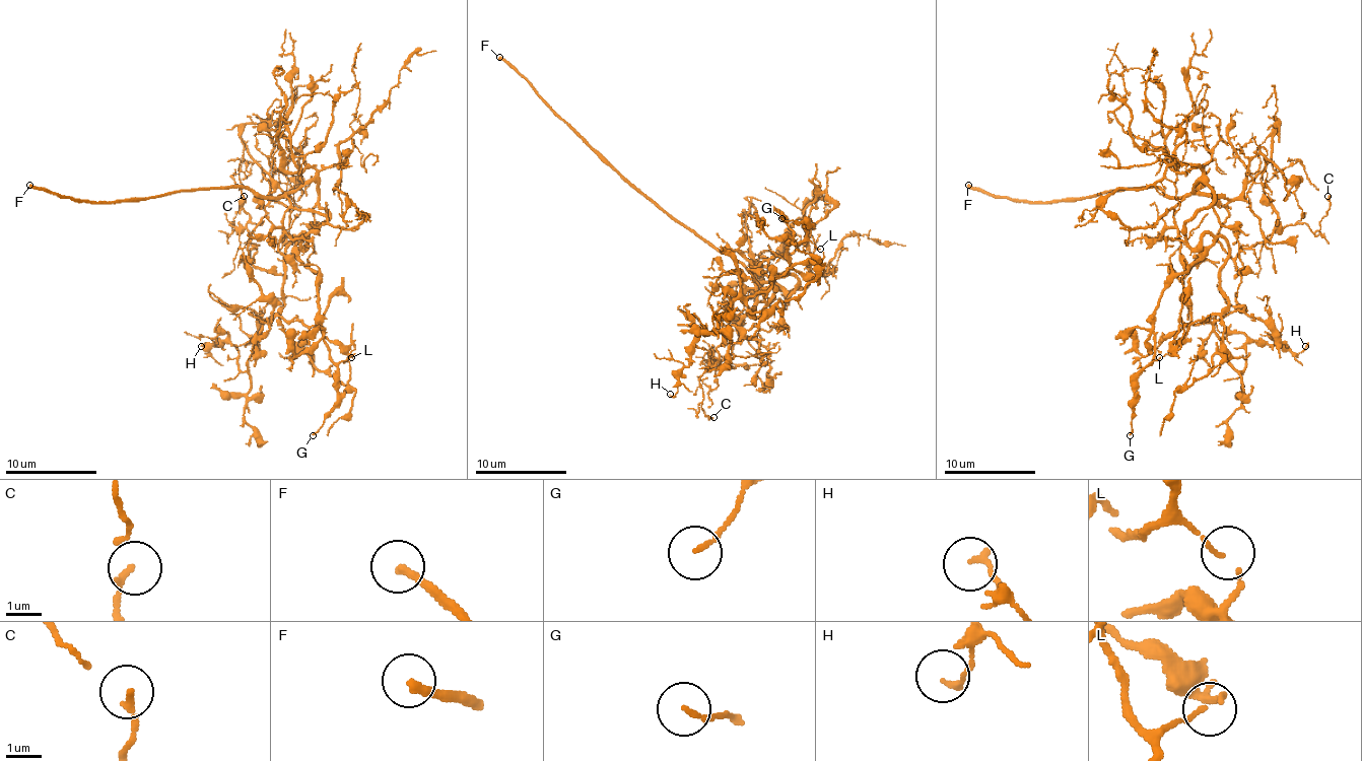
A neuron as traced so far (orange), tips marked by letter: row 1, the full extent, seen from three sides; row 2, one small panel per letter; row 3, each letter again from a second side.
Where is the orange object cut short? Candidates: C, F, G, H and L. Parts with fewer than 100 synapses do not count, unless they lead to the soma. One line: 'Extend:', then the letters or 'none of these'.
Extend: F

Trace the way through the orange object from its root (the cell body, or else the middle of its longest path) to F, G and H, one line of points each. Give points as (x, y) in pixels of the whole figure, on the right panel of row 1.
F: (1175, 221), (1173, 209), (1184, 198), (1170, 198), (1157, 187), (1025, 203), (995, 198), (968, 185)
G: (1175, 221), (1170, 239), (1184, 239), (1198, 260), (1161, 293), (1155, 360), (1137, 381), (1130, 435)
H: (1175, 221), (1170, 239), (1227, 244), (1227, 305), (1209, 321), (1236, 371), (1250, 342), (1305, 346)

